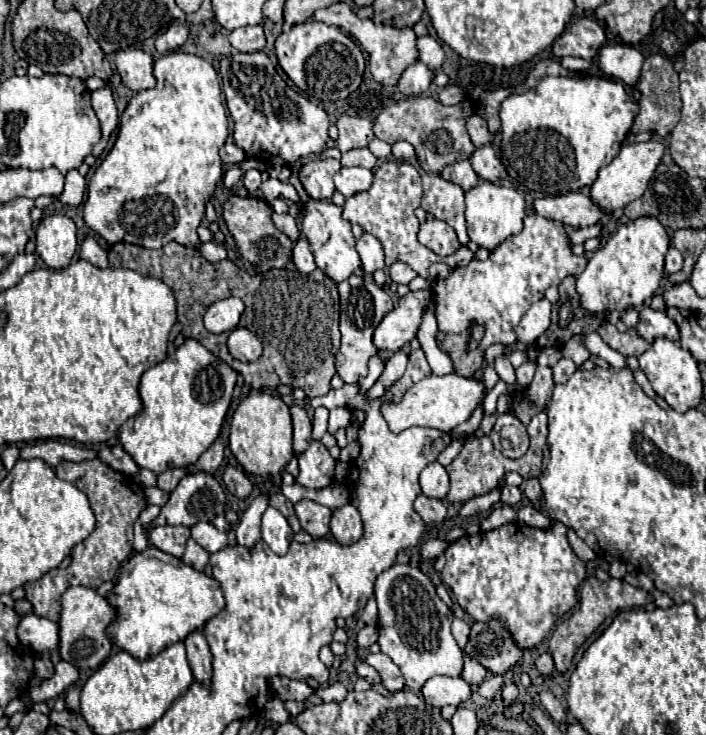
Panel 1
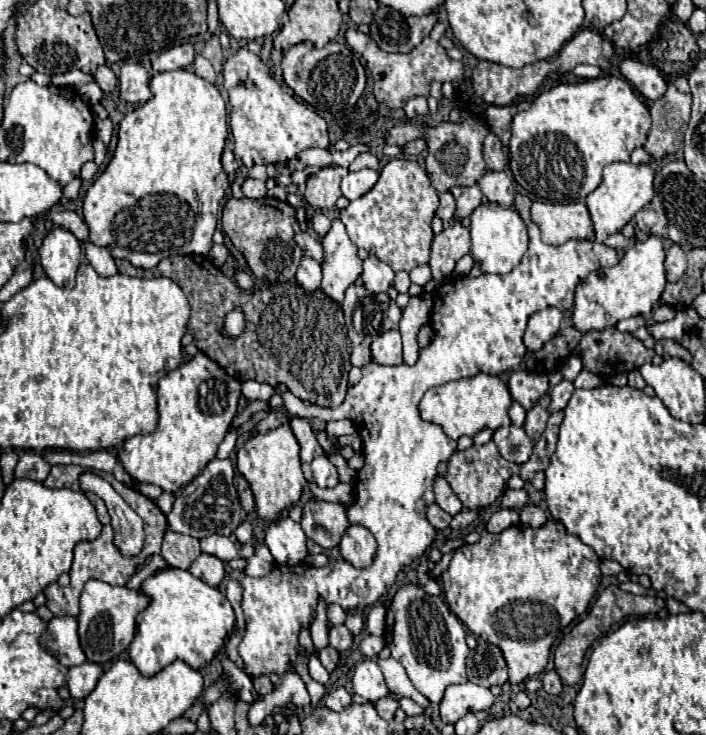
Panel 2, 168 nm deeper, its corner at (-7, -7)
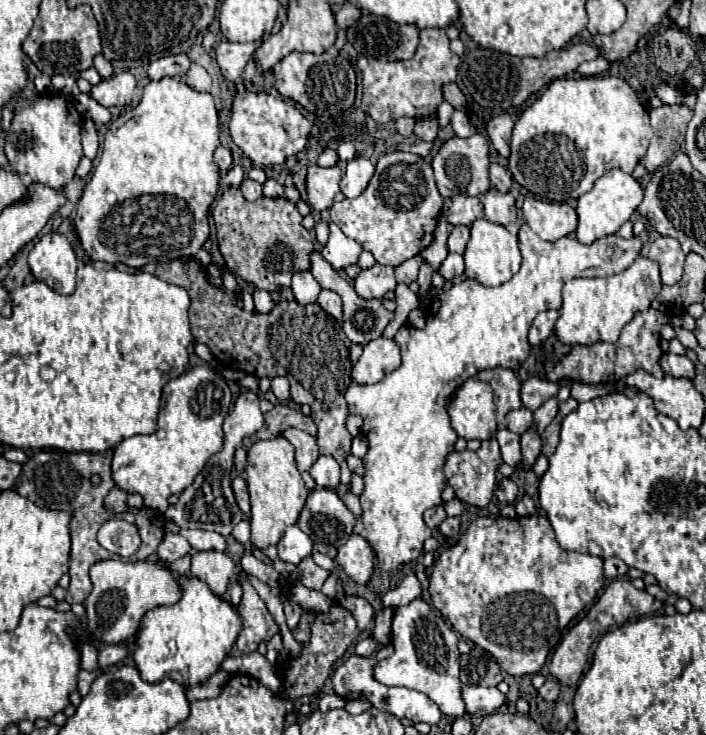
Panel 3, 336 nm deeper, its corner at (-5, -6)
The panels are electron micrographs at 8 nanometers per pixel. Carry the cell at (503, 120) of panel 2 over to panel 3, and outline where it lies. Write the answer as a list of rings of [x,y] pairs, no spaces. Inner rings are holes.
[[[509,113],[495,115],[487,125],[487,135],[491,139],[491,145],[497,149],[501,157],[509,157],[509,139],[511,139],[513,125],[515,121]]]

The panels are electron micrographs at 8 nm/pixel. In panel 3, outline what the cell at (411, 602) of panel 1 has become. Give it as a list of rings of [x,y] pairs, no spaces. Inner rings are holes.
[[[415,599],[409,605],[397,607],[395,617],[393,617],[393,633],[391,633],[391,643],[395,645],[395,653],[375,665],[373,677],[389,687],[407,687],[415,689],[423,695],[427,695],[431,701],[437,703],[439,711],[447,717],[463,717],[465,711],[465,701],[461,697],[461,681],[459,681],[459,651],[457,651],[457,635],[449,627],[449,623],[437,613],[429,603],[423,599]]]

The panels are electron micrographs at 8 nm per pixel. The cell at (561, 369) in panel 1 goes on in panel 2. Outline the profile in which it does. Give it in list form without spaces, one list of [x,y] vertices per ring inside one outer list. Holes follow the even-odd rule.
[[[561,380],[557,386],[553,386],[551,388],[551,408],[549,408],[549,412],[563,410],[565,404],[567,404],[567,400],[571,398],[573,390],[575,390],[575,386],[569,380]]]

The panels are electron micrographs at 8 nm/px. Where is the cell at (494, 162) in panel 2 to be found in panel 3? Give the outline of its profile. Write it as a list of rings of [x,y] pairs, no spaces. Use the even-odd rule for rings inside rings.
[[[493,163],[489,167],[489,175],[491,175],[491,187],[501,191],[501,193],[509,193],[513,189],[513,177],[507,169],[503,169],[501,165]]]

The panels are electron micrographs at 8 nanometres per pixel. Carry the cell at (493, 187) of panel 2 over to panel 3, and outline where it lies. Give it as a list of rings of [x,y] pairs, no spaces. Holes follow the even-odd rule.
[[[489,189],[479,199],[485,205],[485,219],[487,221],[507,227],[507,225],[511,225],[517,219],[517,209],[515,209],[515,197],[513,197],[513,193],[501,195],[499,191]]]

